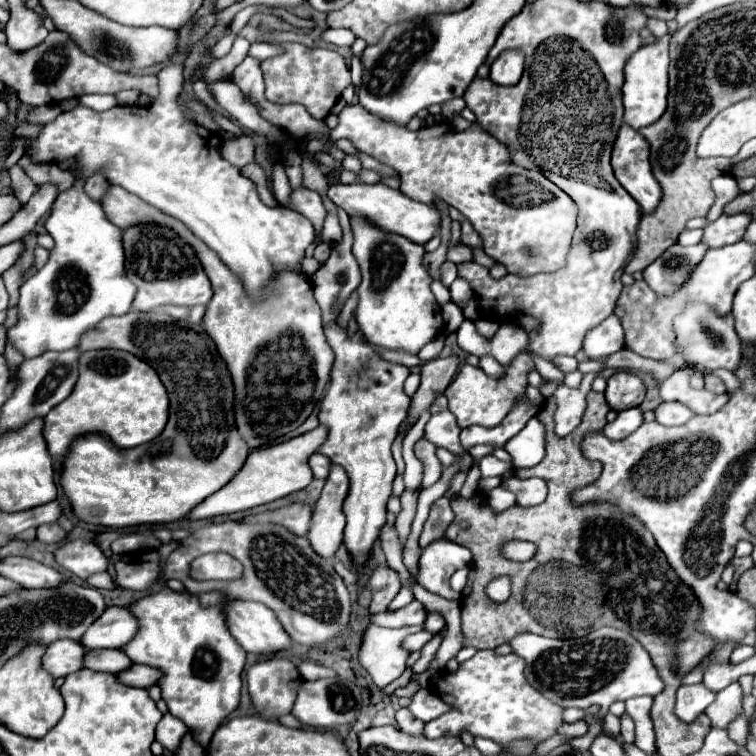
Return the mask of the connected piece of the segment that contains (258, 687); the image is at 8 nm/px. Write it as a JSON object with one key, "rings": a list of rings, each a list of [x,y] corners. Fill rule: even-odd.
{"rings":[[[279,655],[257,661],[247,669],[251,701],[265,719],[277,719],[291,711],[301,685],[297,667]]]}

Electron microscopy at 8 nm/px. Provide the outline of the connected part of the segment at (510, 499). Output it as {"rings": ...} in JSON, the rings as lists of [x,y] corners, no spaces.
{"rings":[[[495,487],[489,495],[487,495],[487,505],[495,511],[495,513],[503,513],[505,509],[515,505],[515,495],[511,491],[505,491],[501,487]]]}

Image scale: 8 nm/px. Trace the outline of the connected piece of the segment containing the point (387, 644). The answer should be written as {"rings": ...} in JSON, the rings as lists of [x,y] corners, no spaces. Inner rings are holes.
{"rings":[[[369,625],[365,629],[359,647],[359,663],[369,671],[373,683],[385,687],[401,677],[401,673],[405,671],[405,661],[409,657],[409,653],[401,649],[401,641],[417,631],[419,629],[415,627],[387,629],[377,625]],[[369,661],[373,661],[373,665],[381,665],[381,669],[369,669]]]}

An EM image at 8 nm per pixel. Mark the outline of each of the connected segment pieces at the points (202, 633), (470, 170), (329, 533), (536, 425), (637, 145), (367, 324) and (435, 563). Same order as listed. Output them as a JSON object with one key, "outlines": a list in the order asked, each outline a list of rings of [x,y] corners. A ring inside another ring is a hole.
{"outlines":[[[[165,587],[159,593],[153,593],[141,601],[133,603],[129,609],[139,619],[139,631],[121,649],[135,663],[163,669],[165,677],[159,681],[159,687],[163,689],[163,699],[165,699],[169,711],[187,725],[187,729],[193,733],[195,741],[199,741],[199,745],[203,745],[203,749],[207,751],[215,729],[223,723],[223,719],[227,715],[231,715],[239,707],[241,671],[245,667],[243,647],[231,637],[223,611],[219,607],[201,607],[197,595],[191,595],[189,591],[177,593],[177,591],[171,591],[169,587]]],[[[347,105],[339,113],[339,125],[331,131],[331,141],[349,139],[359,151],[369,153],[379,163],[393,167],[403,185],[403,193],[415,201],[431,203],[433,197],[441,197],[445,203],[461,211],[475,231],[483,239],[483,249],[489,257],[503,263],[509,273],[519,277],[529,277],[535,273],[551,273],[565,265],[565,257],[571,247],[571,237],[577,227],[575,201],[567,197],[557,185],[553,185],[543,173],[529,171],[511,161],[509,149],[495,137],[471,125],[467,131],[453,131],[449,123],[439,123],[433,127],[423,127],[419,131],[409,131],[395,123],[385,123],[379,117],[371,117],[361,105]]],[[[331,465],[331,473],[315,505],[309,541],[321,557],[333,557],[343,543],[343,501],[349,493],[349,477],[341,465]]],[[[531,417],[527,425],[507,441],[503,447],[515,467],[533,467],[545,457],[545,429],[537,417]]],[[[621,125],[615,147],[613,147],[613,157],[611,157],[611,165],[615,169],[615,177],[621,181],[623,189],[639,203],[643,213],[653,213],[657,209],[659,199],[663,197],[663,191],[659,187],[659,183],[655,181],[655,175],[651,171],[651,163],[649,163],[649,145],[647,139],[635,131],[629,125]]],[[[351,217],[351,229],[355,237],[353,255],[363,275],[357,287],[359,305],[355,309],[359,329],[367,341],[379,341],[379,347],[417,355],[443,327],[441,309],[429,287],[431,277],[421,265],[425,247],[407,241],[407,237],[397,237],[397,233],[383,233],[383,229],[363,221],[363,217]]],[[[437,539],[429,547],[423,549],[419,559],[419,585],[425,587],[431,593],[437,593],[445,599],[461,601],[461,593],[457,593],[449,587],[449,577],[471,563],[471,551],[449,541],[449,539]]]]}

